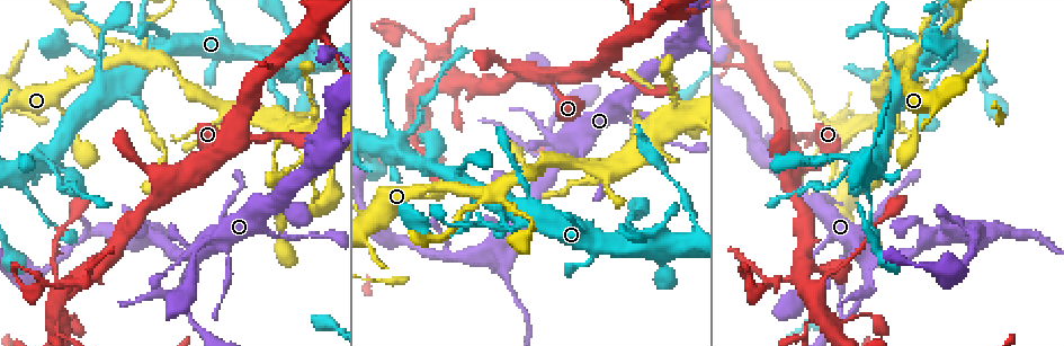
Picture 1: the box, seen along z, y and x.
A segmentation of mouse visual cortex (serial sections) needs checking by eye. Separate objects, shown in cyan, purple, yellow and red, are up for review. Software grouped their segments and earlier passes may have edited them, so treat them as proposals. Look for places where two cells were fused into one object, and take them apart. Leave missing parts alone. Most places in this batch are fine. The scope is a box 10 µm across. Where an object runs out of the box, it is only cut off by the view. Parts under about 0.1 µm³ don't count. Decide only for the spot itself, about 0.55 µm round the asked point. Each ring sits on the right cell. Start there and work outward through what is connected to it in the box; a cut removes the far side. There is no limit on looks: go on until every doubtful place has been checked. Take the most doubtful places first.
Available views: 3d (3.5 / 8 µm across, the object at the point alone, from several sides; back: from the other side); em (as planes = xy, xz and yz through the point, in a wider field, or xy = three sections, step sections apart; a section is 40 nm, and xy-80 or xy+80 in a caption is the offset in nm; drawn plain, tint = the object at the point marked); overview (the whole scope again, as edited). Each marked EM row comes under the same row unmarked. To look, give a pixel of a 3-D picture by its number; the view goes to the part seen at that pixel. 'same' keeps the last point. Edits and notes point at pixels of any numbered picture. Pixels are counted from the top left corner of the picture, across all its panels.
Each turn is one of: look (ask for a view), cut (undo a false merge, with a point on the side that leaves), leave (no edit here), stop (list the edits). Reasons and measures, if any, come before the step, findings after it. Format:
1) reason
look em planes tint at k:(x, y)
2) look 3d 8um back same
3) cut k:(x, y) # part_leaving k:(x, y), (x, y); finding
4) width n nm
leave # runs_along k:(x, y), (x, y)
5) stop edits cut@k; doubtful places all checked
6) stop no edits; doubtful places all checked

thin arm on a thick one
look 3d 8um at 1:(909, 56)

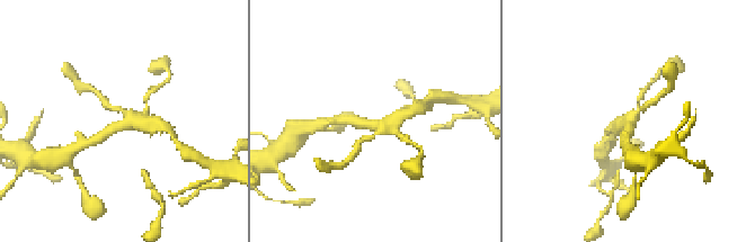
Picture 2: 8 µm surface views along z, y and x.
arms 4; arm_widths 150, 200, 350, 400 nm; shape alone is not enough
look em xy step 2 tint same

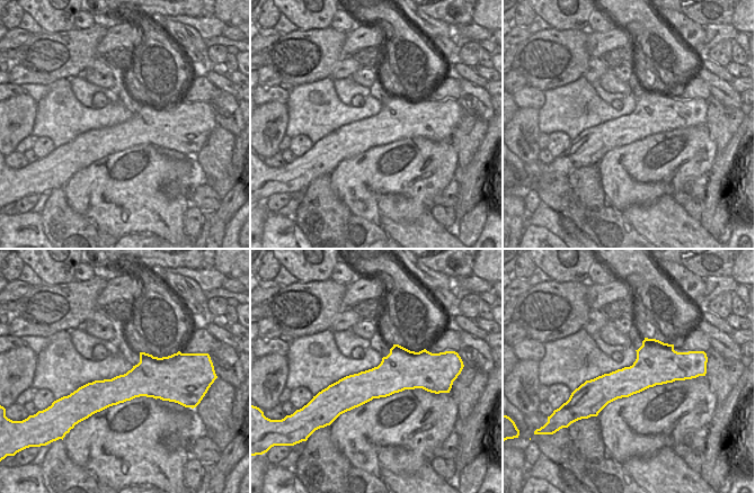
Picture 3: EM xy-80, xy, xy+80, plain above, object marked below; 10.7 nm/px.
leave # runs_along 2:(100, 136), (130, 120), (160, 124); continuous, no second cell

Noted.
arms part here
look 3d 3.5um at 1:(559, 150)

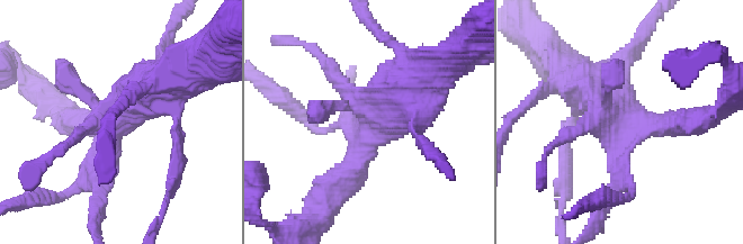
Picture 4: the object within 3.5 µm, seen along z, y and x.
look em xy step 2 tint at 4:(370, 117)

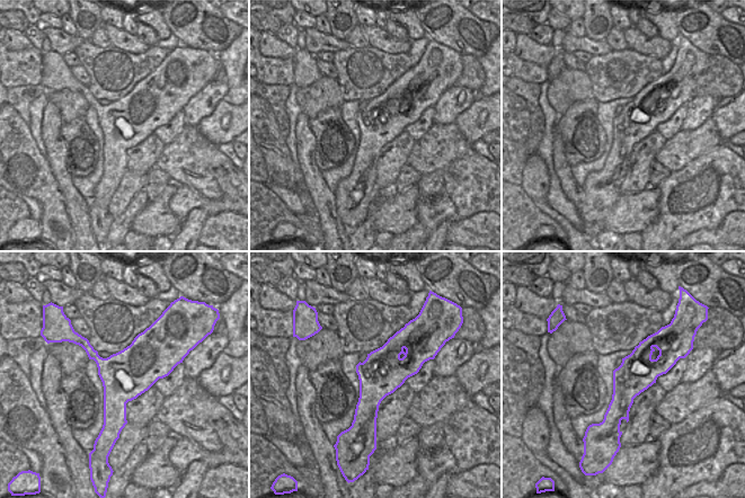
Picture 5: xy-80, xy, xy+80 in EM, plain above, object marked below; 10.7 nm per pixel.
leave # runs_along 4:(419, 75), (336, 186); continuous, no second cell

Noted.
look 3d 8um at 1:(273, 152)

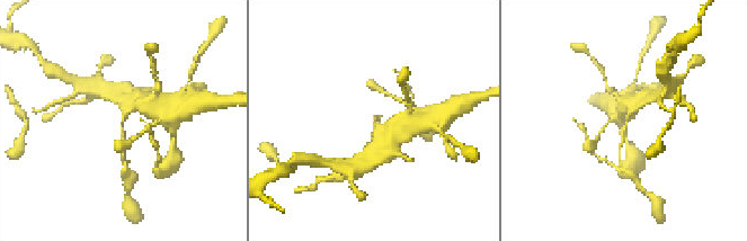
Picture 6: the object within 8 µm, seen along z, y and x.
arm_widths 150, 350 nm; need the tissue
look em xy step 2 tint same

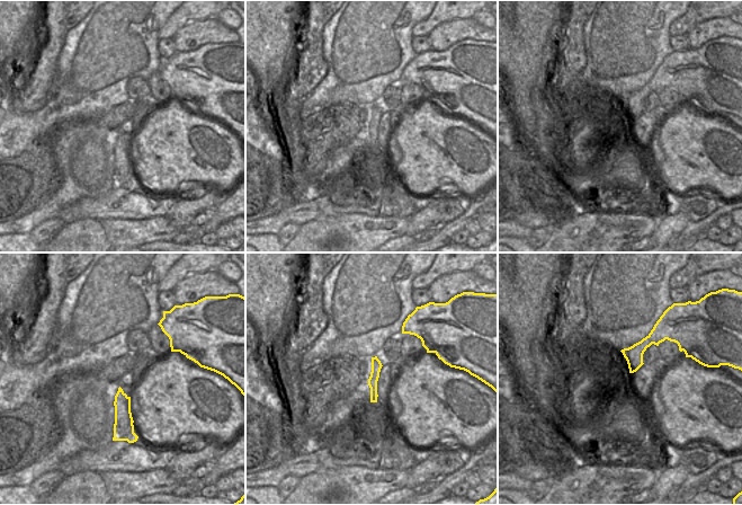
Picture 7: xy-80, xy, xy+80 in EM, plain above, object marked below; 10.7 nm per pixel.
leave # runs_along 7:(374, 360), (374, 399); one cell here

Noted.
a narrow waist
look 3d 3.5um at 1:(402, 33)

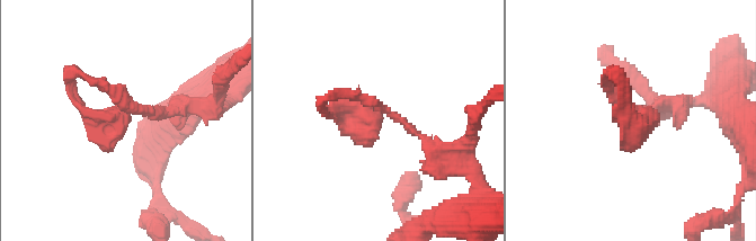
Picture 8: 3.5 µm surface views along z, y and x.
look em xy step 2 tint at 8:(129, 117)

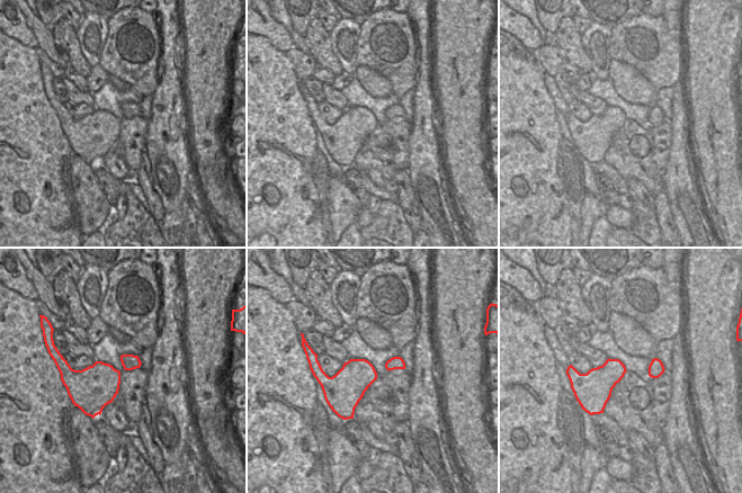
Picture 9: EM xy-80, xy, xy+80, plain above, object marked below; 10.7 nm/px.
another direction
look em planes tint same

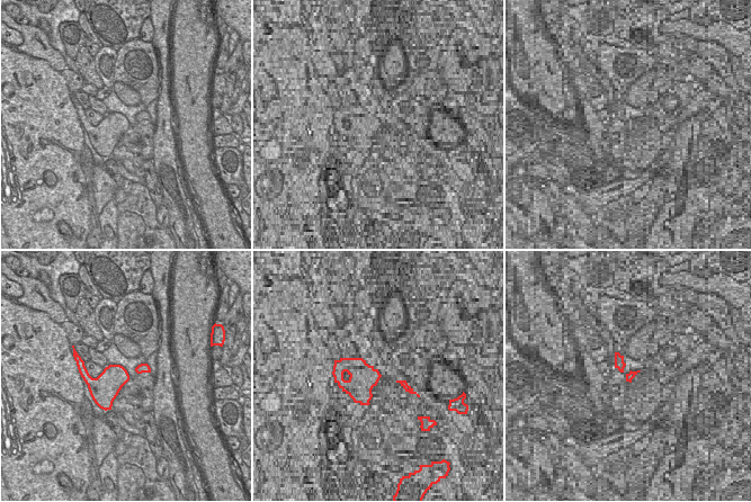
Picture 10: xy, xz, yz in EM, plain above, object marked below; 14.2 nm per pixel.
leave # runs_along 8:(443, 155), (388, 112), (326, 112); all the same cell

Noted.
stop no edits; doubtful places all checked

